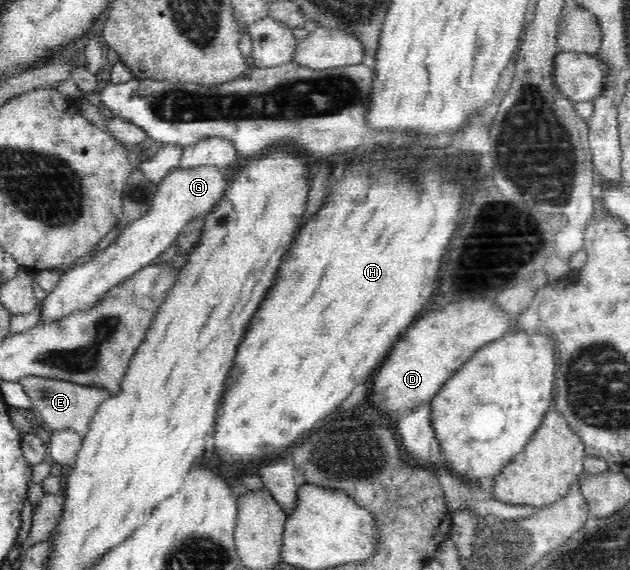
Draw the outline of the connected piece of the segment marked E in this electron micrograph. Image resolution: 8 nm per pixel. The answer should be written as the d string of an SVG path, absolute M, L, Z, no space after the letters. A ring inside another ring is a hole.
M30 376L22 378L19 383L32 401L31 410L46 430L53 432L70 429L77 432L82 439L86 437L97 408L111 396L102 388L82 386L64 380Z

